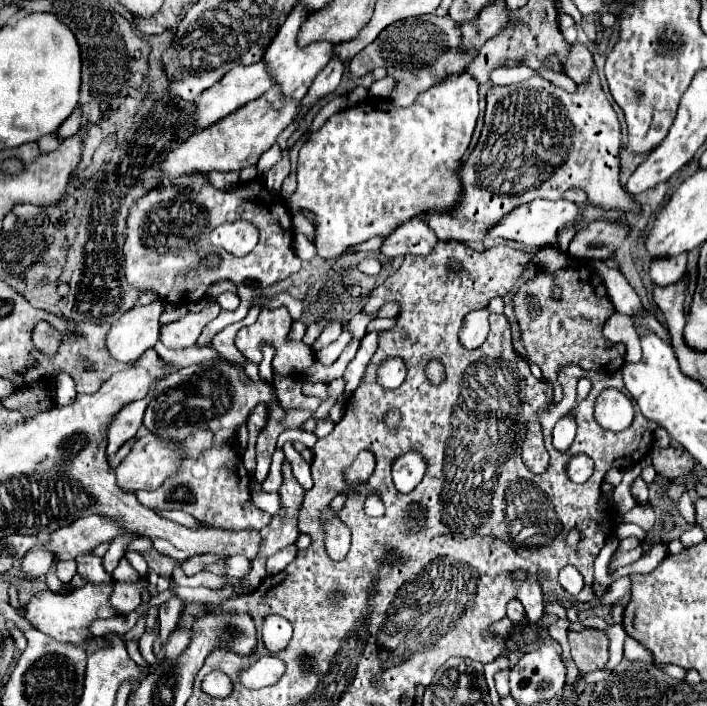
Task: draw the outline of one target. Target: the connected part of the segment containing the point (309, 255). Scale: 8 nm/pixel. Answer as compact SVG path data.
M295 233L293 241L294 251L302 261L310 261L317 254L314 244L302 233Z

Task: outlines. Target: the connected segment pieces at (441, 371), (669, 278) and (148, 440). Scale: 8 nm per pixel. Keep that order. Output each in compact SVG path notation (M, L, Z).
M429 362L425 366L425 374L433 386L441 386L445 382L445 366L441 366L441 362Z
M679 254L677 258L657 258L651 262L651 280L661 286L669 286L677 282L685 274L687 254Z
M205 428L197 430L183 442L161 442L161 438L157 438L155 434L145 434L143 438L137 440L137 444L129 452L129 456L115 470L117 484L123 490L131 490L131 492L157 490L157 486L161 486L161 482L165 482L165 478L173 476L181 468L181 462L185 458L199 458L201 452L209 450L209 446L213 446L213 432L205 430Z

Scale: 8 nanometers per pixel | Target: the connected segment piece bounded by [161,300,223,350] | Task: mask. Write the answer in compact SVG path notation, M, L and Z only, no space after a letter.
M209 300L209 306L201 310L199 314L187 314L185 318L161 326L161 342L171 350L183 350L195 346L201 330L205 324L209 324L213 318L221 314L221 306L217 300Z

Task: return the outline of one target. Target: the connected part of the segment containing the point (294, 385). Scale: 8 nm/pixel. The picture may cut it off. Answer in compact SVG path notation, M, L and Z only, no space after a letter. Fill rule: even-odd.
M273 374L273 386L277 386L277 400L281 404L281 408L291 410L291 408L299 408L299 410L311 410L315 412L321 404L319 398L313 396L305 396L299 388L299 380L293 376L281 376L281 374Z

